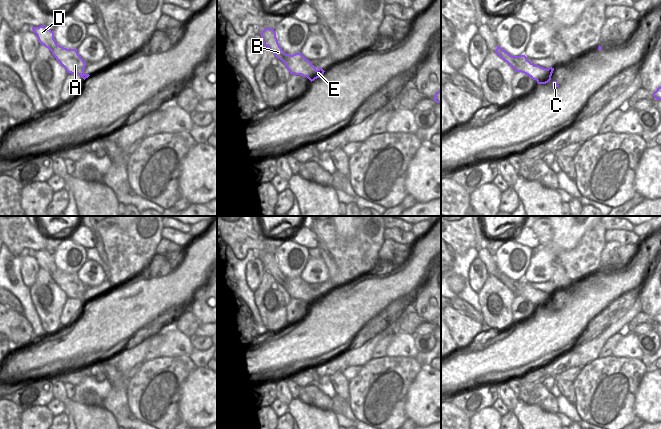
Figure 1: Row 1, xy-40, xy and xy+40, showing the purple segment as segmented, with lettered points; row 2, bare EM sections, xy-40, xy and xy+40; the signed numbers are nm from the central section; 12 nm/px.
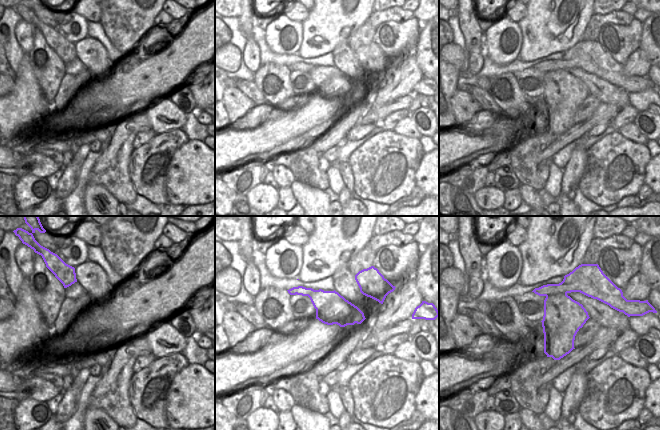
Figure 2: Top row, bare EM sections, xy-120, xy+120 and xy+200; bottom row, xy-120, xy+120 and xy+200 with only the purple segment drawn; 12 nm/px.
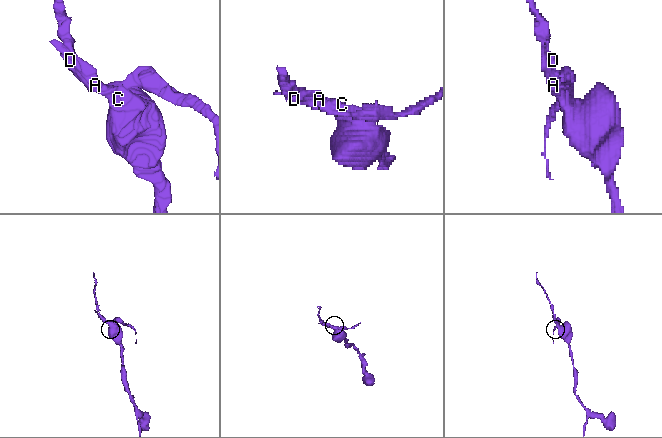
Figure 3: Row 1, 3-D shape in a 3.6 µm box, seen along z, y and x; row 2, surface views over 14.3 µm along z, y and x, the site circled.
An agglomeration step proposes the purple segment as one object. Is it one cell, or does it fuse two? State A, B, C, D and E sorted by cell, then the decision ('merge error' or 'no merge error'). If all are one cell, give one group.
A C E / B D | merge error

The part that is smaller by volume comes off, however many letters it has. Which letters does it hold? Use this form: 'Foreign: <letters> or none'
Foreign: B, D

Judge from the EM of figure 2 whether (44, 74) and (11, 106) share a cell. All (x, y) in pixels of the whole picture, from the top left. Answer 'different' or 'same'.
different

